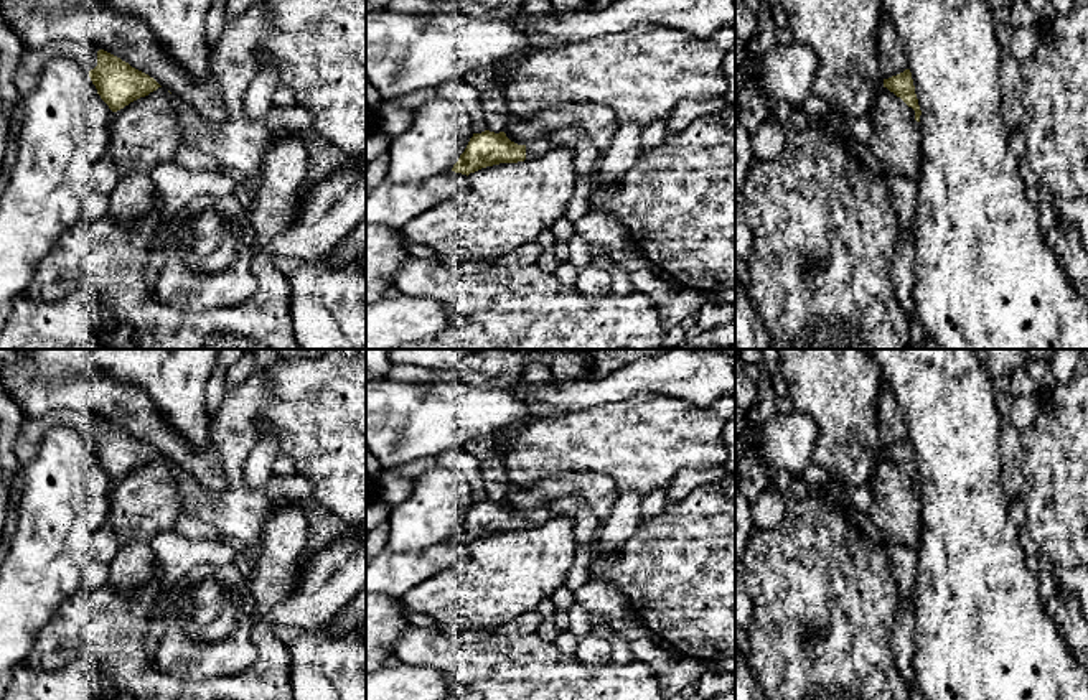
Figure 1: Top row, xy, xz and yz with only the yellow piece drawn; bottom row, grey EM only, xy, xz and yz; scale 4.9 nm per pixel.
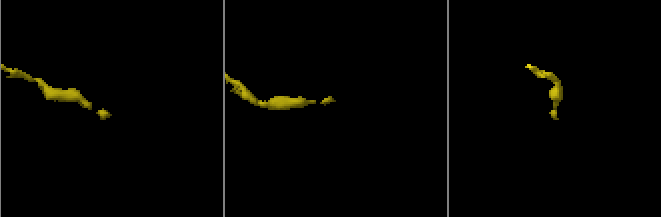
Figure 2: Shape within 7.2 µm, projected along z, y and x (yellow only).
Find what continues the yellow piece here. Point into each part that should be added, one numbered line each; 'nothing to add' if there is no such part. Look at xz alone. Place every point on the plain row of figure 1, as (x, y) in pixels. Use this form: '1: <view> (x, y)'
1: xz (538, 518)

